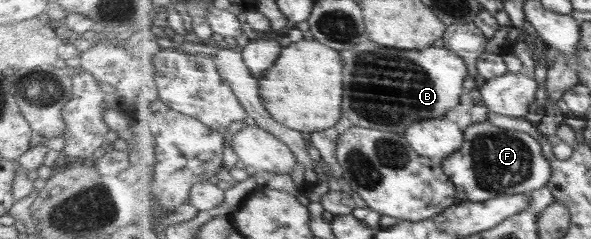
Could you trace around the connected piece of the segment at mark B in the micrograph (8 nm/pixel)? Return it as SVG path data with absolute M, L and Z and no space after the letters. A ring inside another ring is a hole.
M368 39L350 50L341 50L344 56L344 117L331 131L314 132L313 144L331 167L335 179L344 179L337 152L340 137L352 127L388 129L405 134L415 123L446 116L461 102L469 77L465 58L446 46L424 50L403 50Z

